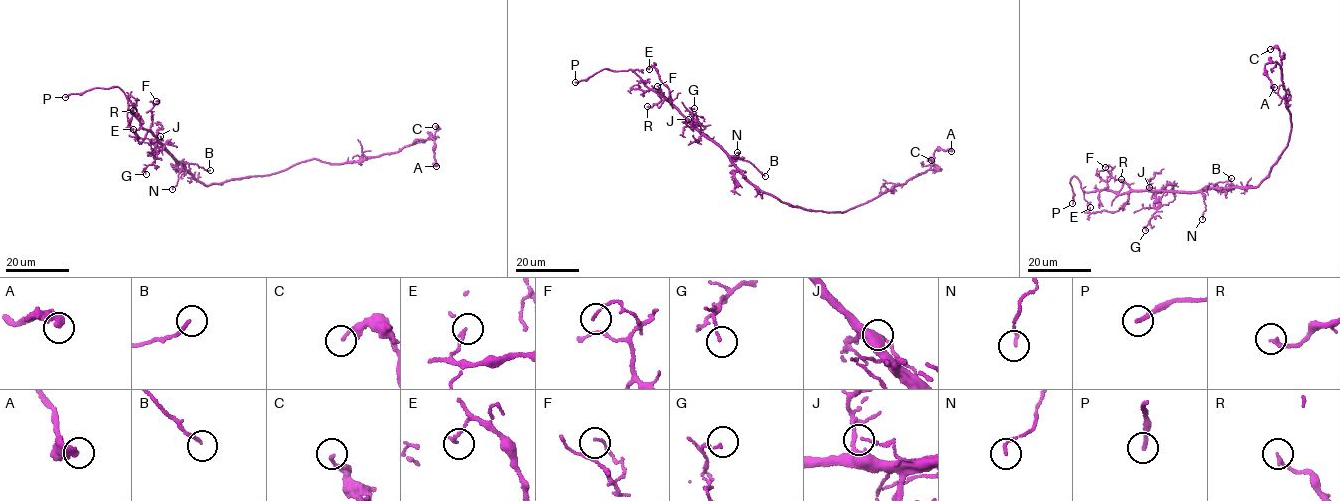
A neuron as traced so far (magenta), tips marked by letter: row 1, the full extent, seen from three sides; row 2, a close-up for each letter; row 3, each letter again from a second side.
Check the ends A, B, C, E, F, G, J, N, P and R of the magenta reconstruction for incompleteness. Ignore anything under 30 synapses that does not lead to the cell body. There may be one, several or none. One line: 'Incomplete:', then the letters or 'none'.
Incomplete: P

